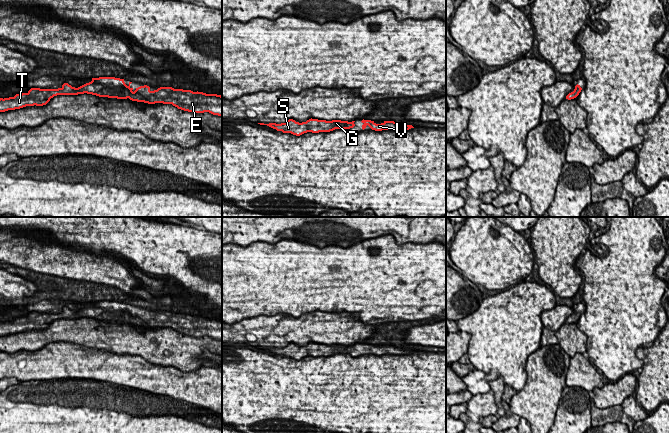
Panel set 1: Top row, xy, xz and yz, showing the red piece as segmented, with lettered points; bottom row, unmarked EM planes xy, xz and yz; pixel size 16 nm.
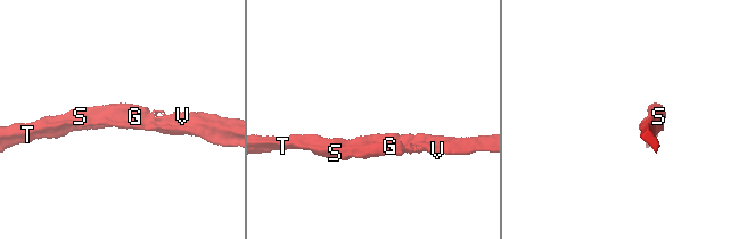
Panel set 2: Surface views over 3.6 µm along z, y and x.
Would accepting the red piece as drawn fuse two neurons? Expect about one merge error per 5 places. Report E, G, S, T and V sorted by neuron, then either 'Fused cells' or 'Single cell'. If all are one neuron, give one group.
Groups: E G S T V. Single cell

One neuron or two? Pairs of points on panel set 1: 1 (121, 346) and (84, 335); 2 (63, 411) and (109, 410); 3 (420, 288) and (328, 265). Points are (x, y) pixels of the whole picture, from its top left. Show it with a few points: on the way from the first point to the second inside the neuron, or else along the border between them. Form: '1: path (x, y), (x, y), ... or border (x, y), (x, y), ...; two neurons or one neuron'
1: path (112, 337), (93, 335); one neuron
2: path (74, 411), (98, 411); one neuron
3: path (397, 283), (384, 282), (379, 279), (351, 279); one neuron

